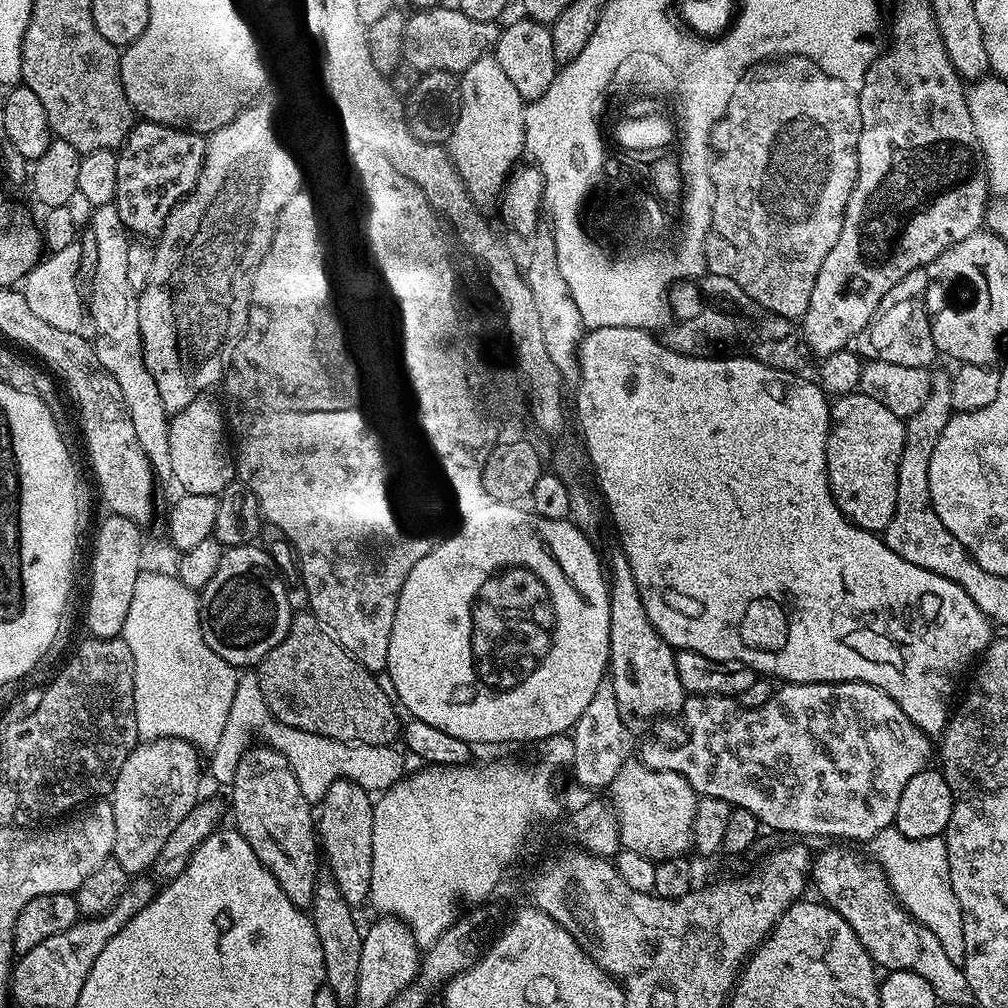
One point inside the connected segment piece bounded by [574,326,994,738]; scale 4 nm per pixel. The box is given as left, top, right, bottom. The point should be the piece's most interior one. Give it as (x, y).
(713, 471)

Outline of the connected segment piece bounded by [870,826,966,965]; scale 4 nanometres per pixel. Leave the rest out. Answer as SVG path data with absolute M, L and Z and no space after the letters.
M896 827L882 830L870 842L871 859L884 871L896 901L930 930L934 930L934 938L942 942L942 950L946 950L950 962L963 965L966 954L966 934L962 934L962 910L958 906L958 898L954 898L954 890L950 886L950 866L946 854L946 842L943 836L934 838L906 838Z

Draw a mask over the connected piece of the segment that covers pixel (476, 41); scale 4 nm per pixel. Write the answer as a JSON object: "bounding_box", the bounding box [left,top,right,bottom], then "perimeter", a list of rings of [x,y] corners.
{"bounding_box":[404,7,502,74],"perimeter":[[[459,7],[421,8],[408,16],[404,35],[404,58],[407,67],[417,68],[421,74],[426,72],[454,72],[462,74],[478,58],[489,55],[500,40],[502,28],[496,22],[474,22],[466,18]]]}

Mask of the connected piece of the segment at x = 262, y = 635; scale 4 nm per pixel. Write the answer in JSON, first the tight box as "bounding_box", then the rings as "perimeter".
{"bounding_box":[199,543,293,670],"perimeter":[[[255,543],[239,544],[225,551],[222,562],[218,562],[218,570],[214,570],[214,578],[206,582],[206,586],[199,593],[200,620],[202,635],[206,638],[206,643],[214,653],[224,658],[237,670],[244,670],[247,664],[259,665],[260,659],[286,634],[292,625],[293,611],[288,601],[288,588],[276,567],[272,565],[272,560],[263,548]]]}

